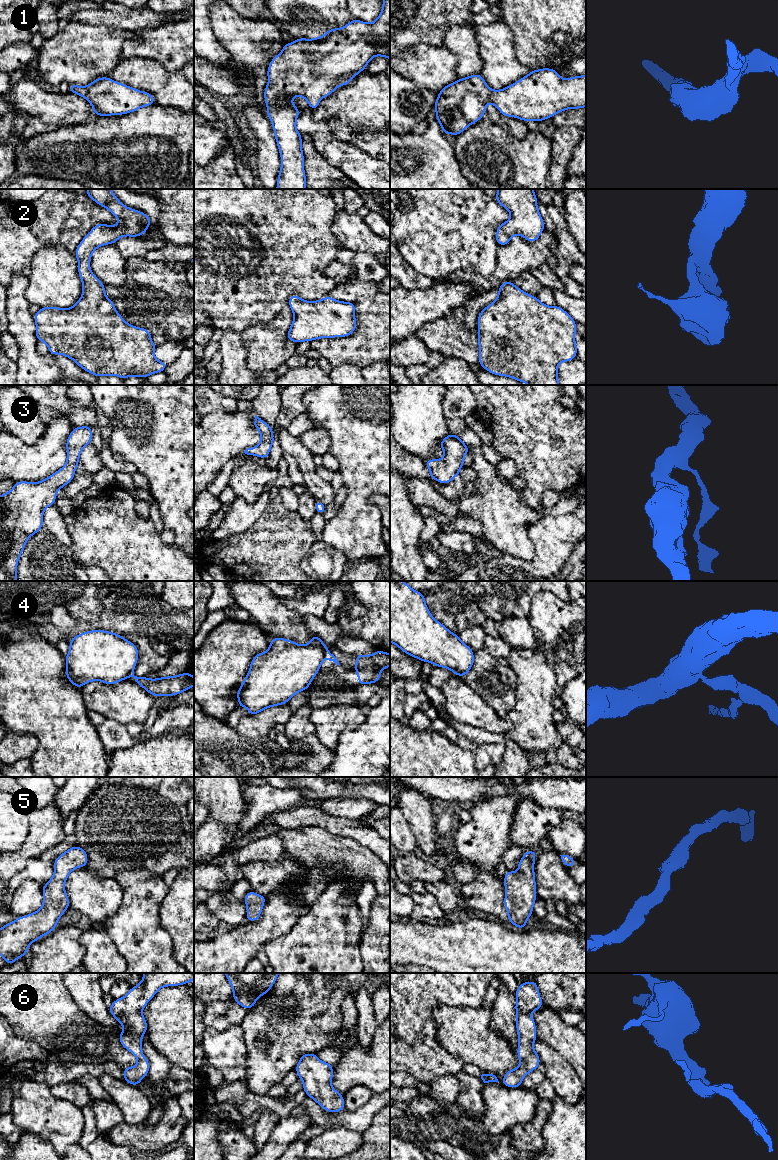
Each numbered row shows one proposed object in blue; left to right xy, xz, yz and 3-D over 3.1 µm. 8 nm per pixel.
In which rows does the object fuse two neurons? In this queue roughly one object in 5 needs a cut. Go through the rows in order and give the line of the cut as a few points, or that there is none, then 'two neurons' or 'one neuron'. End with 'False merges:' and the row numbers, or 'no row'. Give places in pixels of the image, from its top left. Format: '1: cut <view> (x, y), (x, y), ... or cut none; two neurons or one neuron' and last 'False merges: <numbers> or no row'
1: cut none; one neuron
2: cut none; one neuron
3: cut none; one neuron
4: cut xz (327, 649), (324, 657); two neurons
5: cut none; one neuron
6: cut none; one neuron
False merges: 4

